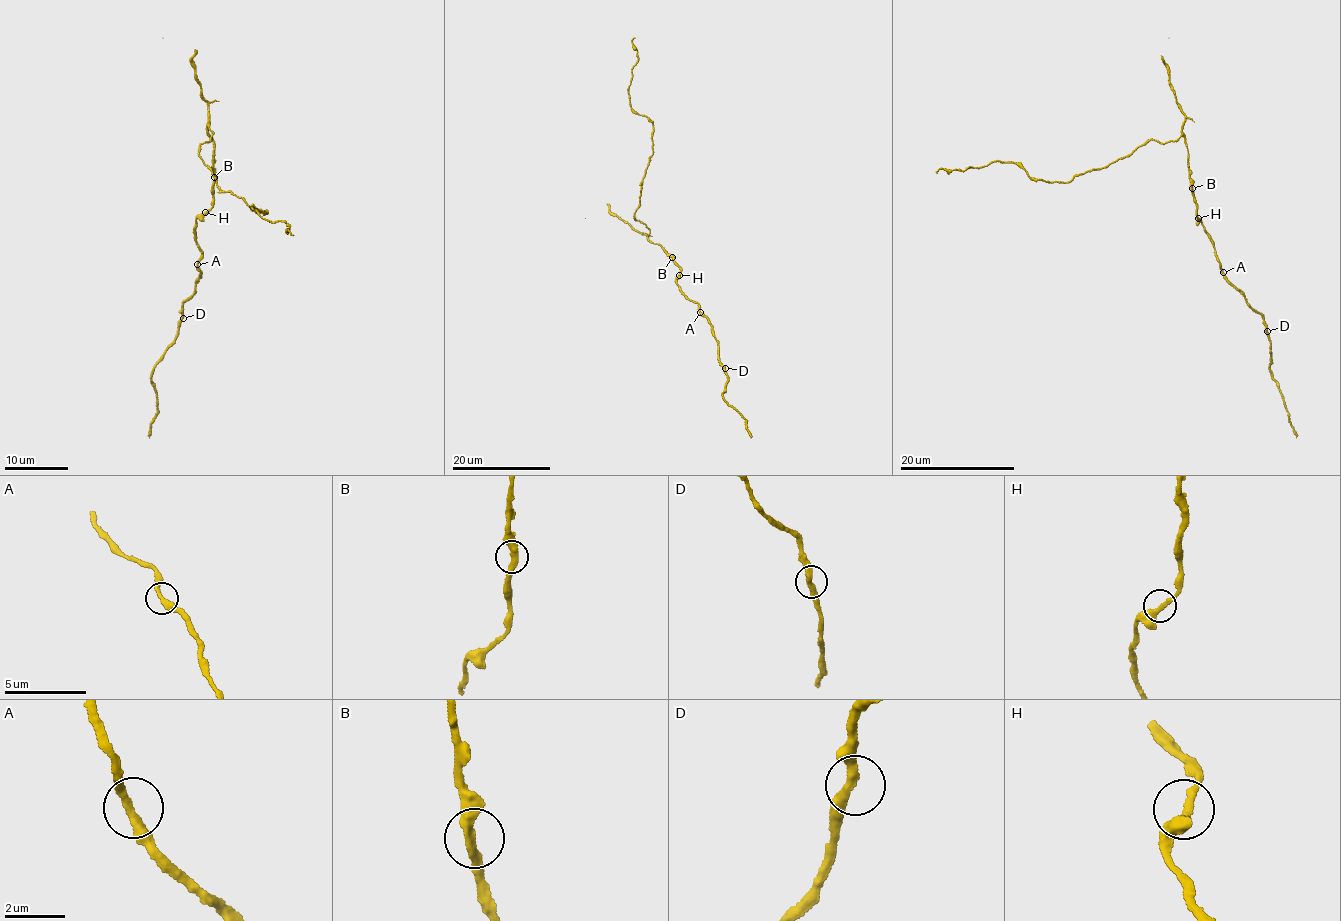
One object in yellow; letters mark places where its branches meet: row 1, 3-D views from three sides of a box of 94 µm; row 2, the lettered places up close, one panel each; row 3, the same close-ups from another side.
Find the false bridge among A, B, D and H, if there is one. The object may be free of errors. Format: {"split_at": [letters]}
{"split_at": ["B"]}

